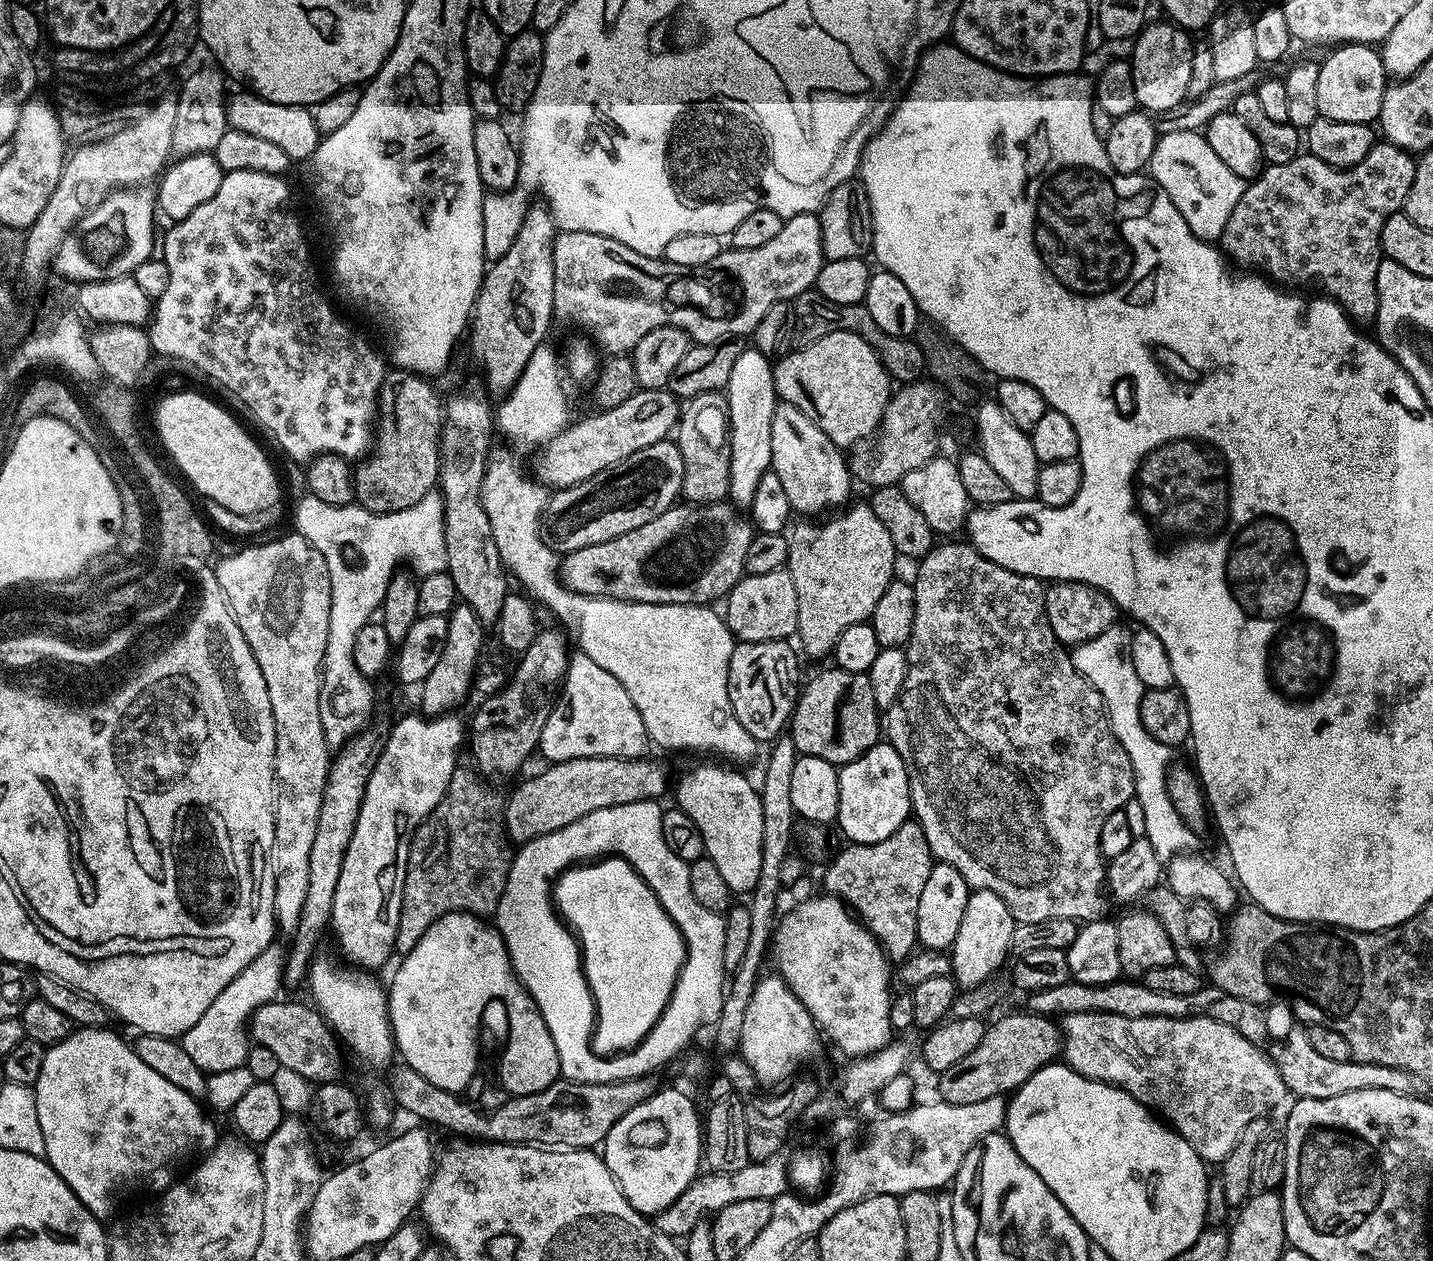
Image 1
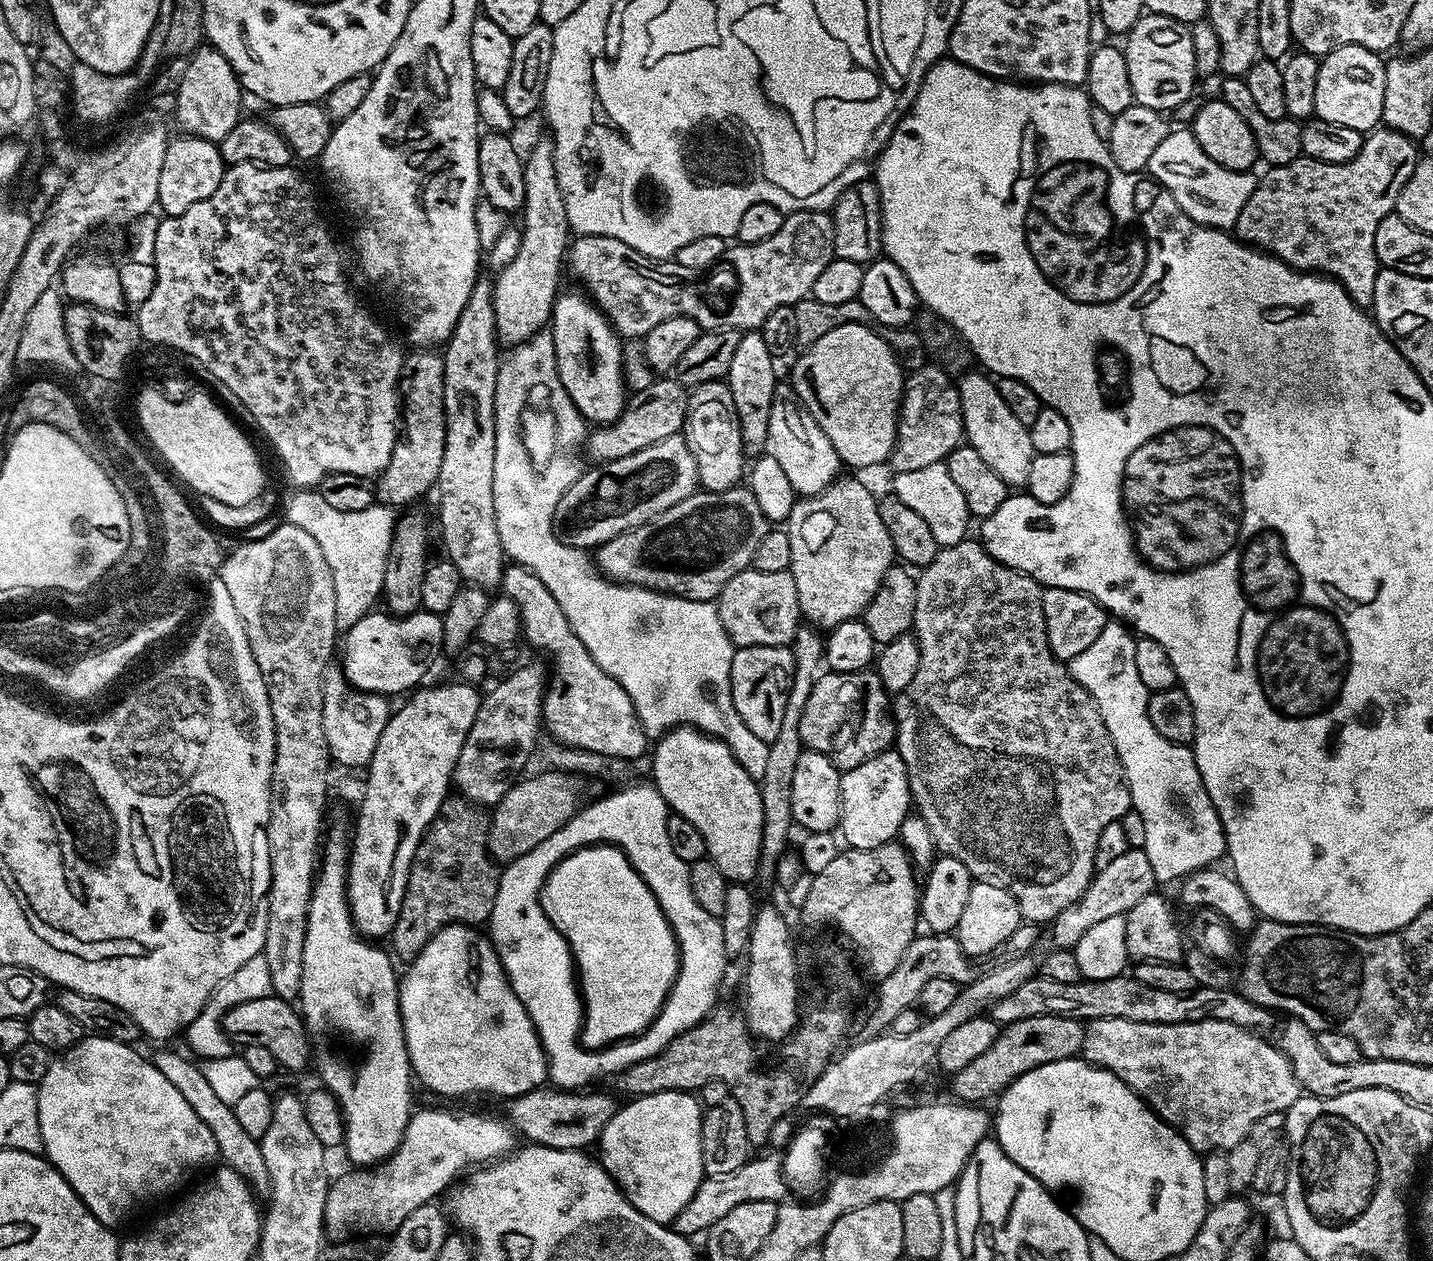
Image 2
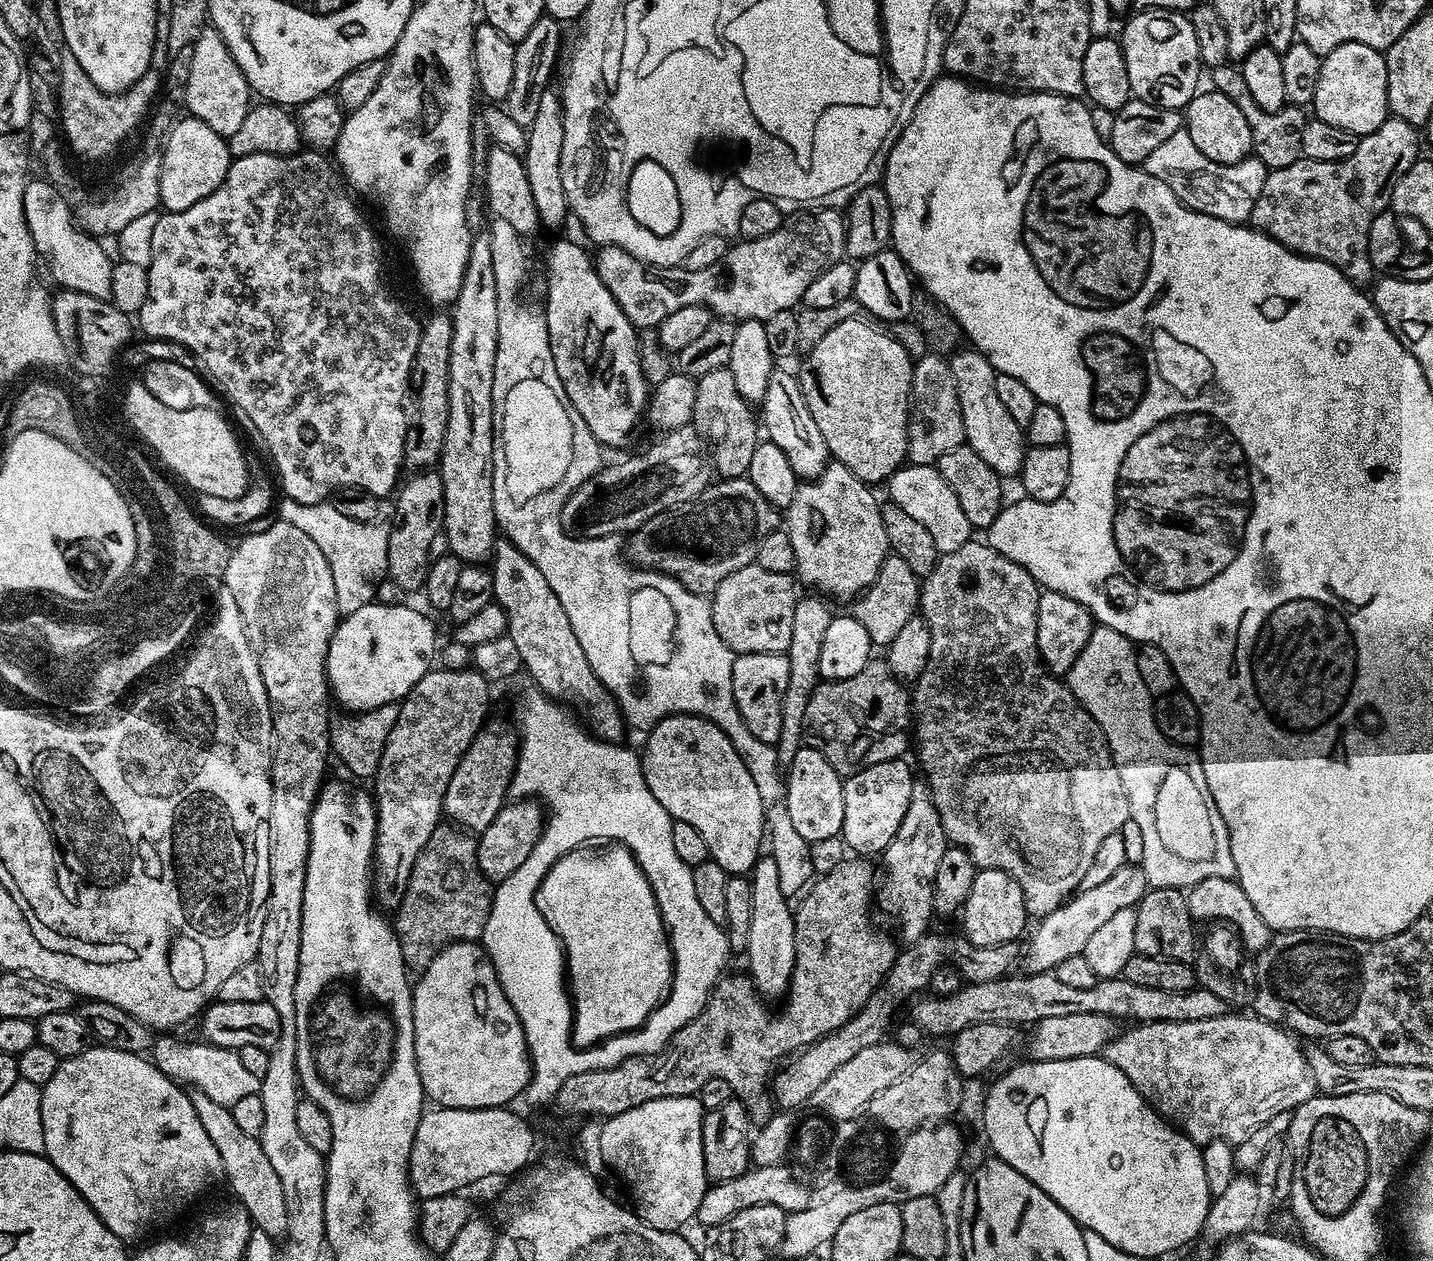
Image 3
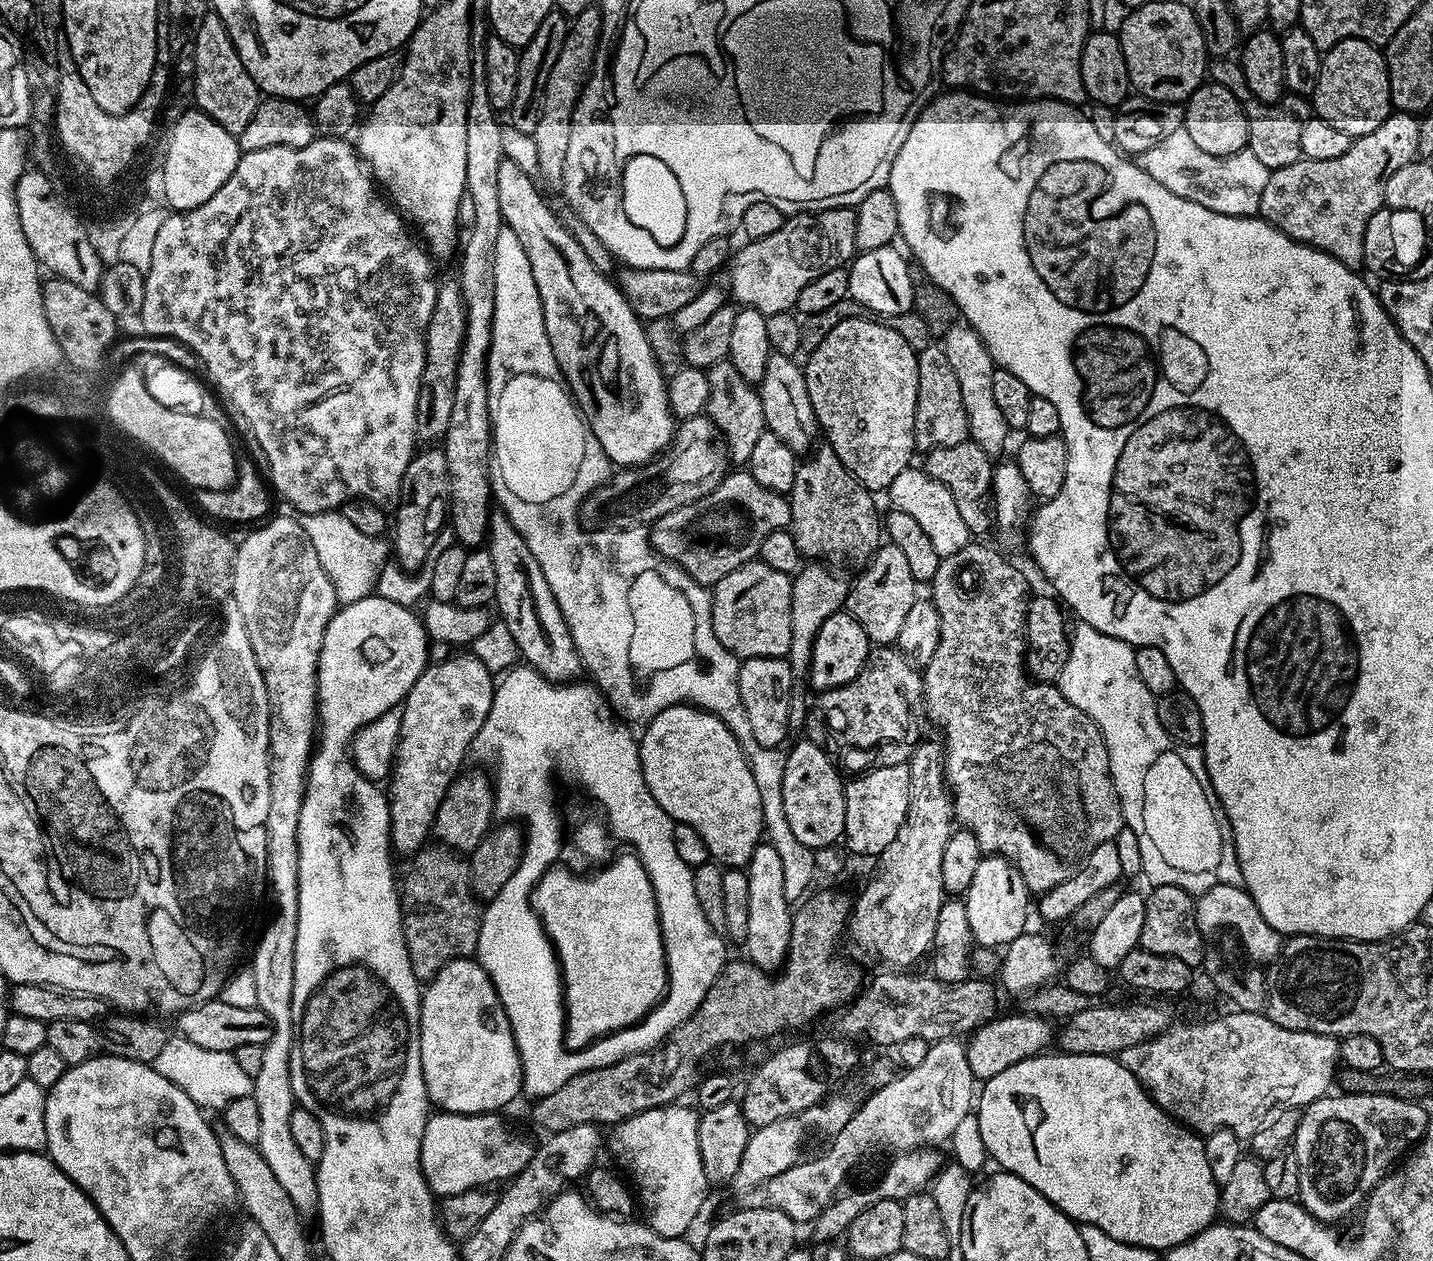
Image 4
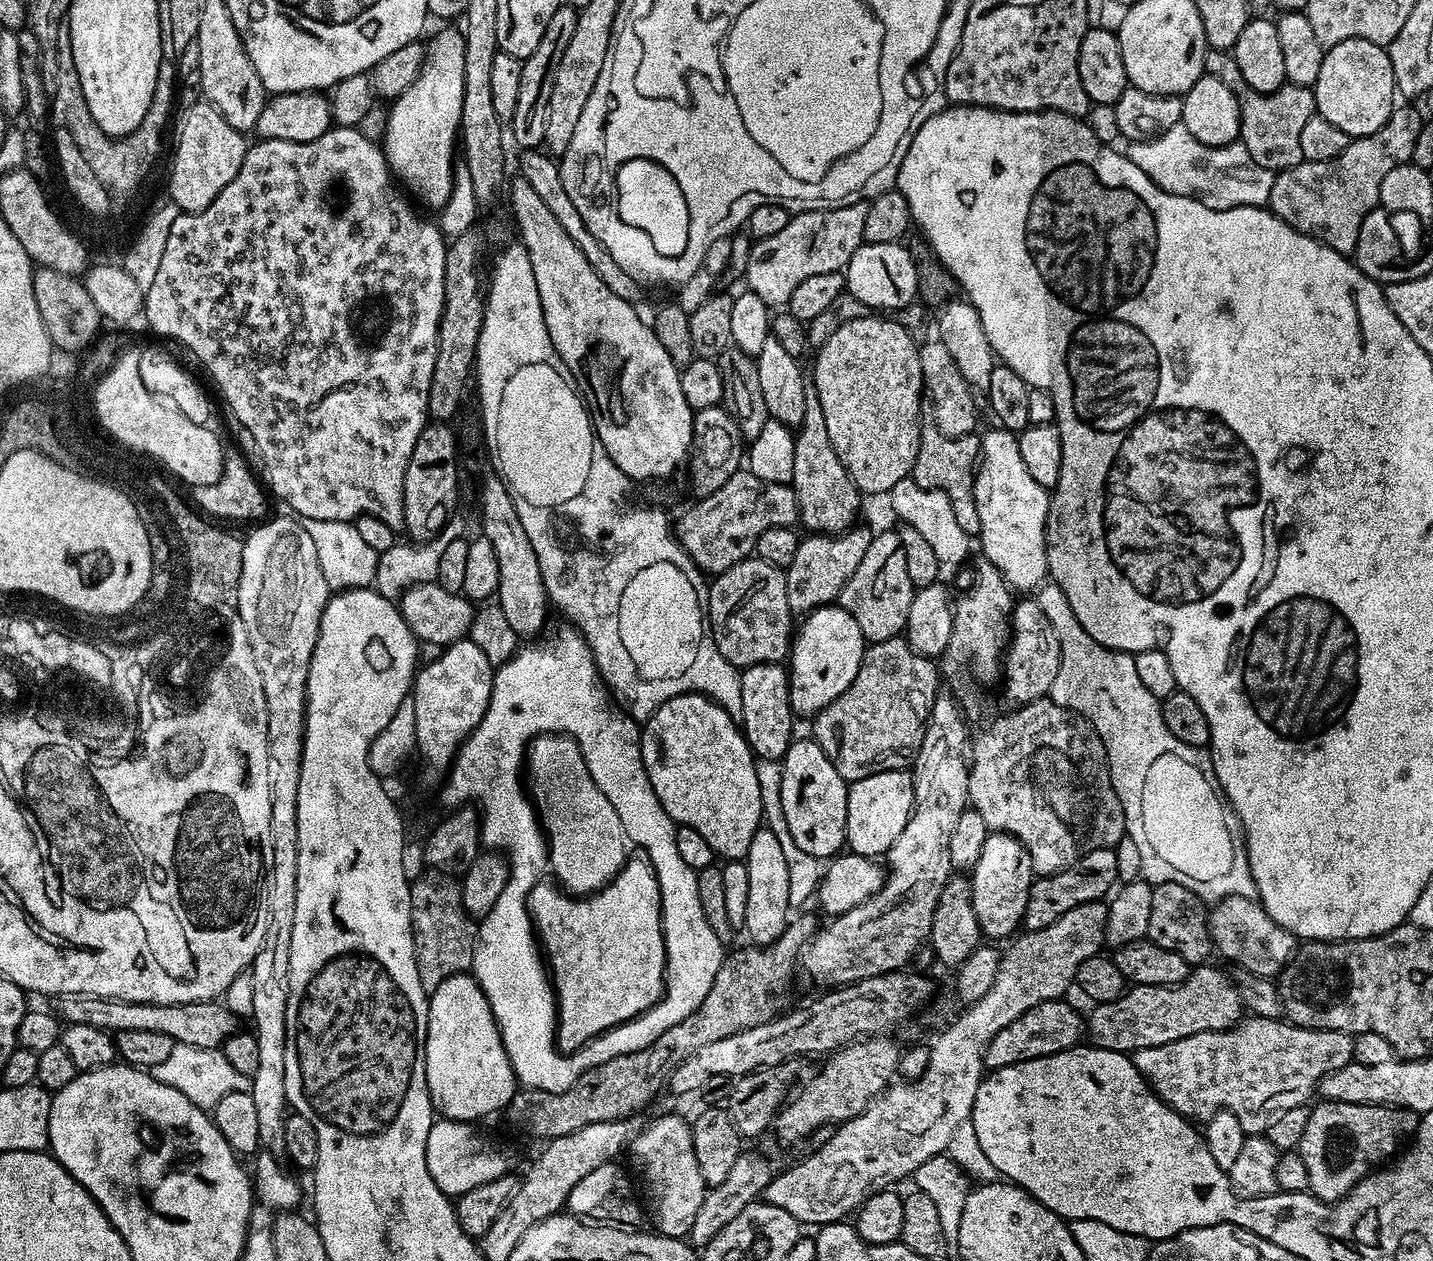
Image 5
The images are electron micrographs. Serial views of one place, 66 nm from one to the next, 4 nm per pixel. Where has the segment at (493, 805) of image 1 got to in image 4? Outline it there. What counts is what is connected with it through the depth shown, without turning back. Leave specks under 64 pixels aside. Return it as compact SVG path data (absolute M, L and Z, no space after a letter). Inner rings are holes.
M425 846L411 857L412 869L402 880L400 909L404 911L404 937L416 979L427 982L451 960L468 958L478 946L482 904L472 890L468 860L443 846Z

